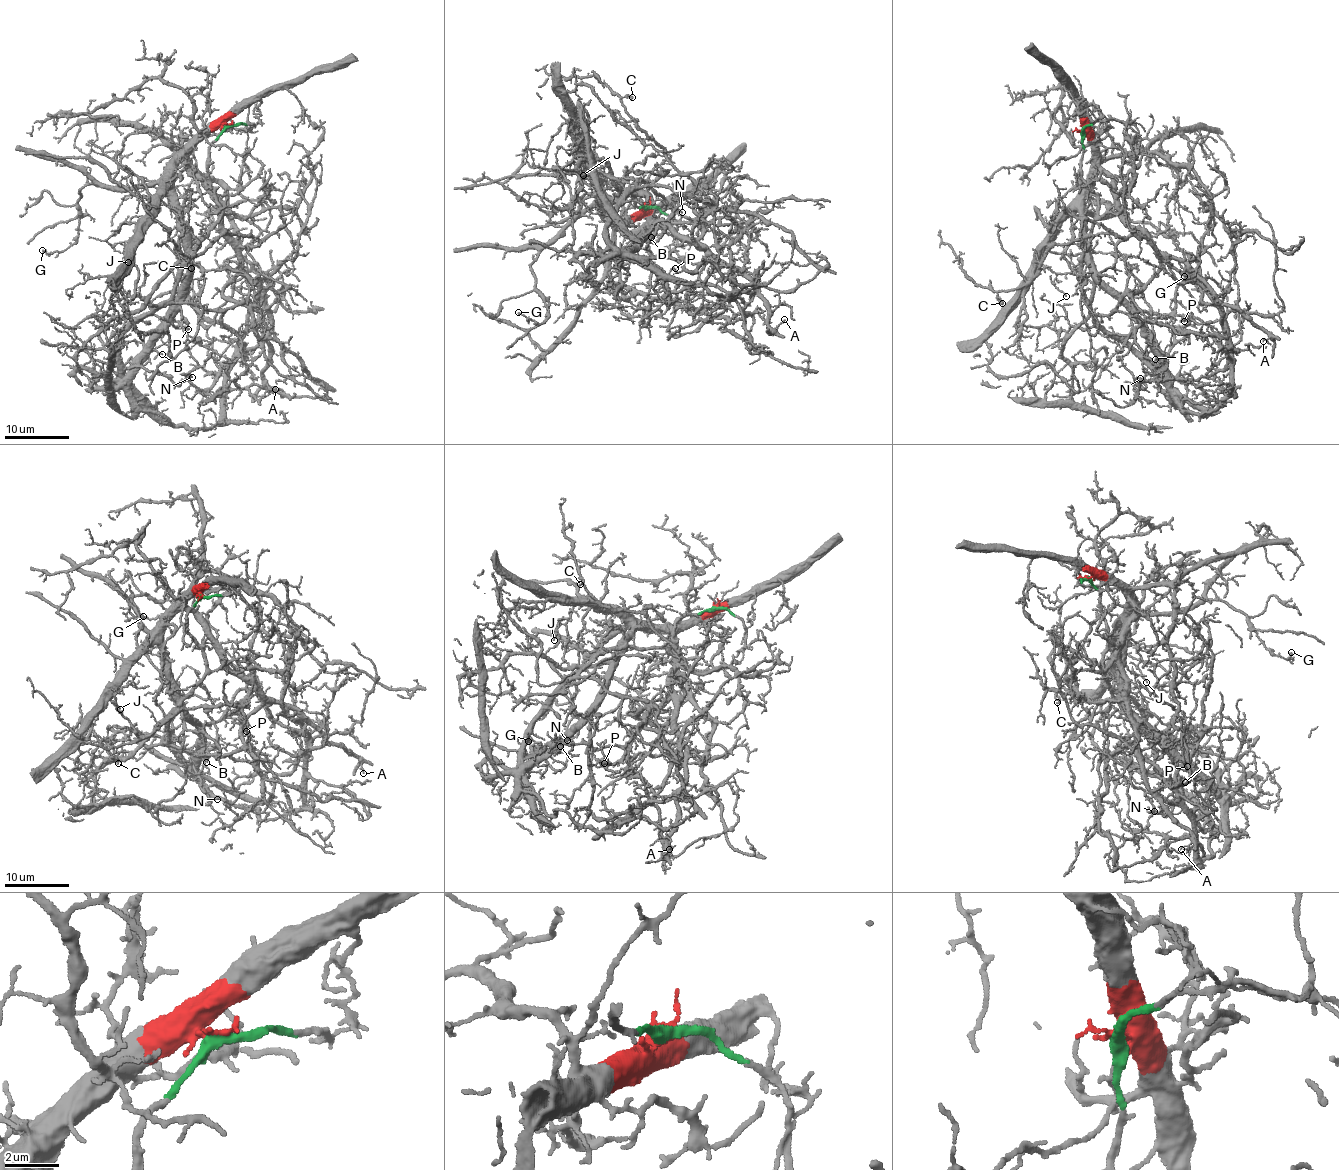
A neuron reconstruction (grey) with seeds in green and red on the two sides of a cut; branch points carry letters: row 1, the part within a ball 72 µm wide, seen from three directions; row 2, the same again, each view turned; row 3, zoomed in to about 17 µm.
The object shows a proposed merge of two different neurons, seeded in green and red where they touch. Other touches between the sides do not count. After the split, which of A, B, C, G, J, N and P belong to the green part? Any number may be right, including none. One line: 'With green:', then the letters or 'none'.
With green: N

